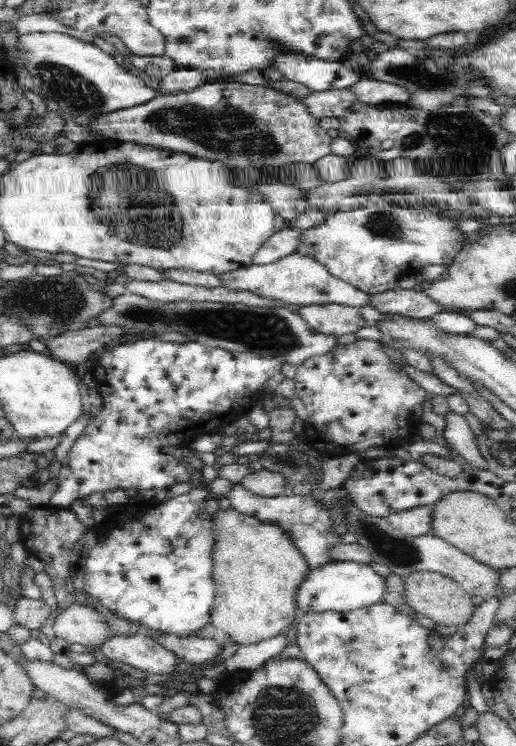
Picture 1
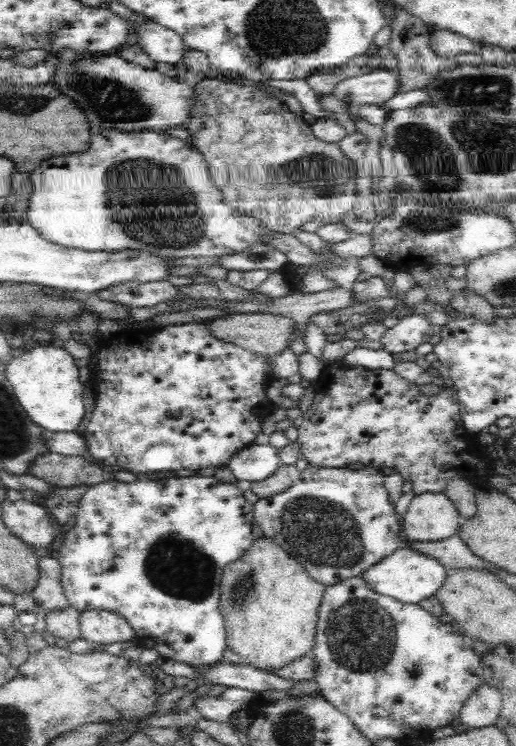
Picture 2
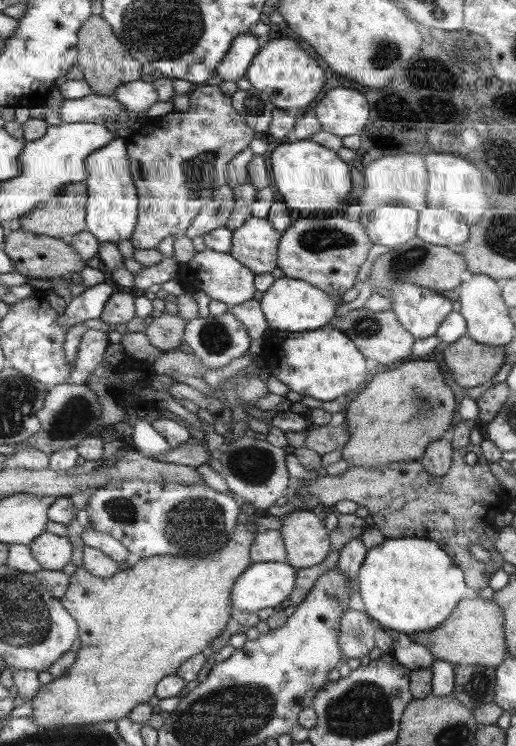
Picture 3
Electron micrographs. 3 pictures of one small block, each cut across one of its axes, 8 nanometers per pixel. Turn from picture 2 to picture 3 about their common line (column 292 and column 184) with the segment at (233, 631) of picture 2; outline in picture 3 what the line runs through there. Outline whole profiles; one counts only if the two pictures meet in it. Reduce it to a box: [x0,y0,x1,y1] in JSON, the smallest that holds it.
[28,514,259,728]

